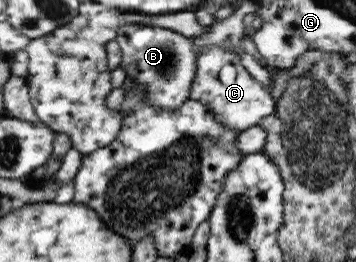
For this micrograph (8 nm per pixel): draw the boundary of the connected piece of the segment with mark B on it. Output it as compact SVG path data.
M135 23L119 26L114 40L121 52L120 69L125 71L127 79L132 81L134 86L145 85L142 101L146 104L141 103L141 106L155 105L163 109L177 109L189 98L191 82L196 72L196 57L198 56L198 47L191 38L167 28Z

